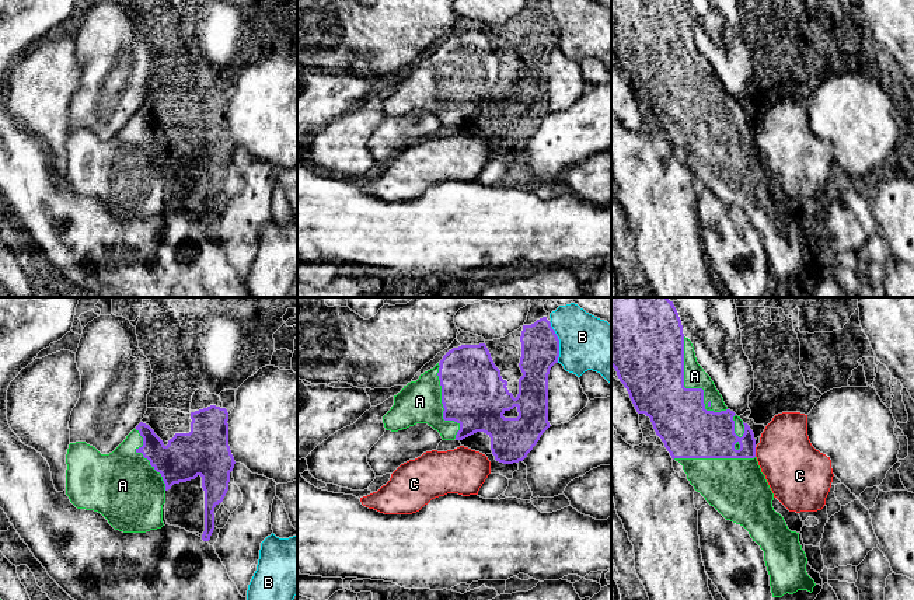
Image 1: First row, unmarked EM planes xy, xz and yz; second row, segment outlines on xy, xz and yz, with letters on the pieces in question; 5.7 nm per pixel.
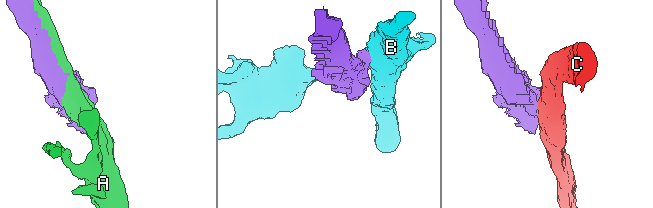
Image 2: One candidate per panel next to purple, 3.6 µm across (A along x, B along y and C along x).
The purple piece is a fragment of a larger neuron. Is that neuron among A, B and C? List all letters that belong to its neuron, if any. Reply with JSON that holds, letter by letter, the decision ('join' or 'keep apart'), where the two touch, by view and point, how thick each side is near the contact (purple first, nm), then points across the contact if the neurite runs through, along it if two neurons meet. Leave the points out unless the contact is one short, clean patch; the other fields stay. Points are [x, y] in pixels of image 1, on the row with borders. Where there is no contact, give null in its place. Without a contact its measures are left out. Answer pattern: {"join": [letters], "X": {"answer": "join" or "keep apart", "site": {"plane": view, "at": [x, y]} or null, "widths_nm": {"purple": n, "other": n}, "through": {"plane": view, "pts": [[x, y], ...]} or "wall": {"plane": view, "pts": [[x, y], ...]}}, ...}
{"join": ["A"], "A": {"answer": "join", "site": {"plane": "yz", "at": [689, 389]}, "widths_nm": {"purple": 380, "other": 130}}, "B": {"answer": "keep apart", "site": {"plane": "xz", "at": [558, 342]}, "widths_nm": {"purple": 220, "other": 320}, "wall": {"plane": "xz", "pts": [[548, 321], [558, 339], [558, 362]]}}, "C": {"answer": "keep apart", "site": {"plane": "yz", "at": [754, 452]}, "widths_nm": {"purple": 240, "other": 340}}}

